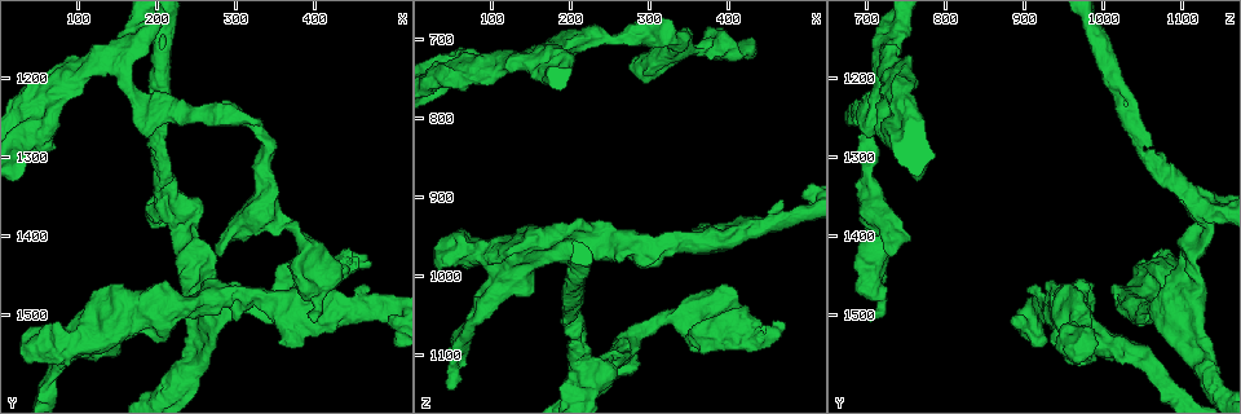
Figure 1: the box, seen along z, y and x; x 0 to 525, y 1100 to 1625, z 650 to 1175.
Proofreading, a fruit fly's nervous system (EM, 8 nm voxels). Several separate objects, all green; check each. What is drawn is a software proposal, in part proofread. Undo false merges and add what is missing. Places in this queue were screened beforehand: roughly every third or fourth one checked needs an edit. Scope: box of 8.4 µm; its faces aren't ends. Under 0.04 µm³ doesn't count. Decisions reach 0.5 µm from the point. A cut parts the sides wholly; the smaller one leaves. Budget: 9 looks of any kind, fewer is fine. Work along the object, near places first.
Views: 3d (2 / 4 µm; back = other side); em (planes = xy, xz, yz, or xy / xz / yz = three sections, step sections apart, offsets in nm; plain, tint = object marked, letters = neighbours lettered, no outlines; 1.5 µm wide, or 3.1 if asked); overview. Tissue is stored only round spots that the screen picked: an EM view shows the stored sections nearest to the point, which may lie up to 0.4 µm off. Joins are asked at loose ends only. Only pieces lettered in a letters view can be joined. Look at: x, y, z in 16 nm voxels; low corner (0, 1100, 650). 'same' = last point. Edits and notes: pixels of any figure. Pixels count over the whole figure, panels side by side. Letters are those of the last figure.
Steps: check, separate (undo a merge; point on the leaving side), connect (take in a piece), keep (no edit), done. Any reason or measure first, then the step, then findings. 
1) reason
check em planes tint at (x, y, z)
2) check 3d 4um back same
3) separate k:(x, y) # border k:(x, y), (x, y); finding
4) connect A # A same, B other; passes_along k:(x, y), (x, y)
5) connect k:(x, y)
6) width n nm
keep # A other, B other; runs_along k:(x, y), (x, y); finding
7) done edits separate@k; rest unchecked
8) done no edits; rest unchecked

closes a loop
check em xz step 4 tint at (275, 1515, 1075)

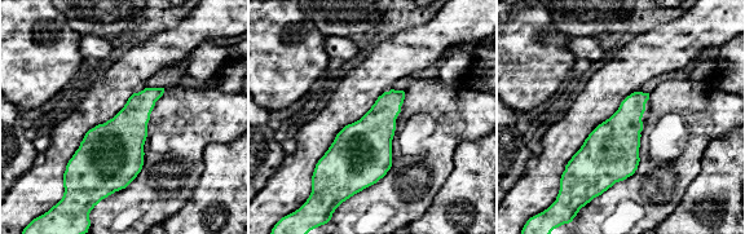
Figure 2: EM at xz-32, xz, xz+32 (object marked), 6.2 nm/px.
another direction
check em planes letters same

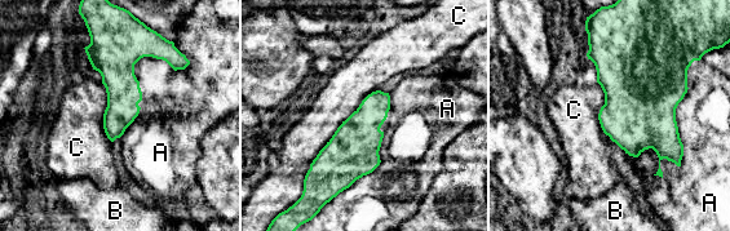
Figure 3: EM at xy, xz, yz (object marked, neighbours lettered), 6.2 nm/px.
keep # A other, B other, C other; border 3:(377, 89), (337, 128), (304, 180); continuous, no second cell

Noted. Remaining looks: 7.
an open end
check em planes plain at (410, 1430, 1090)

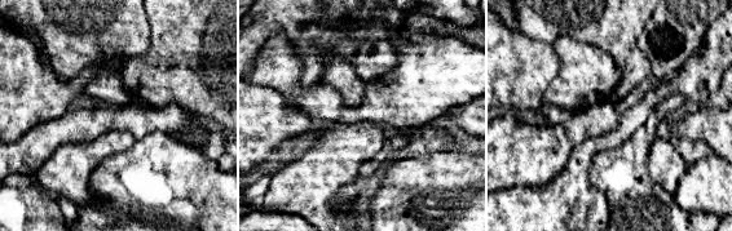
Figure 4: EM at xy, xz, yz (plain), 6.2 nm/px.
see the neighbours
check em planes letters same

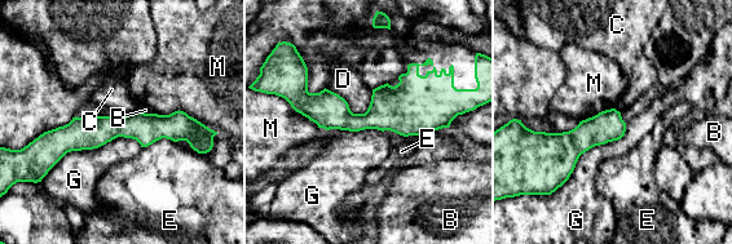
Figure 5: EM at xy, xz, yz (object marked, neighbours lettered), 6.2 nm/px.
keep # B other, C other, D other, E other, G other, M other; runs_along 5:(188, 129), (113, 127), (36, 146); no lettered piece goes on from it

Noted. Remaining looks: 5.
branch stops here
check 3d 2um back at (395, 1510, 705)

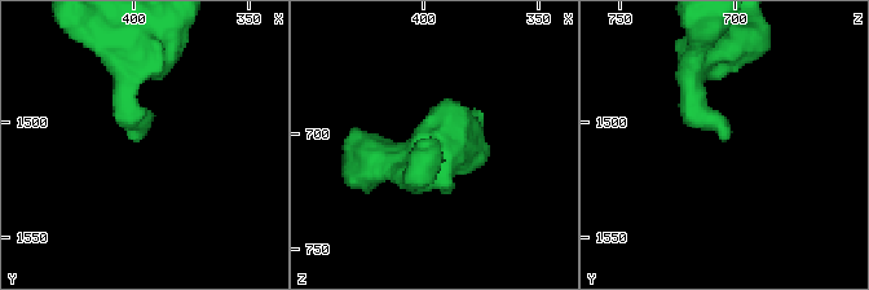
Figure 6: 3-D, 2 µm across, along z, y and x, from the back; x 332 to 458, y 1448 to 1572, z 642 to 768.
now the EM
check em xy step 8 letters at (398, 1507, 703)

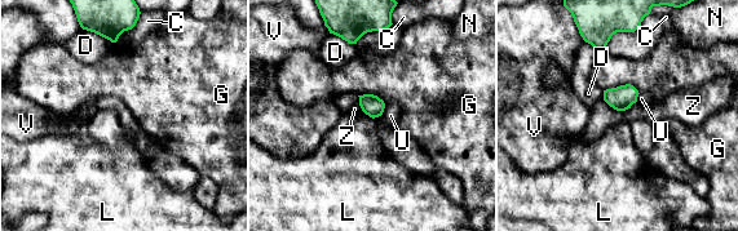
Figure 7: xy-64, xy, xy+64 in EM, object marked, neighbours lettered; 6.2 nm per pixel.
check em planes letters same

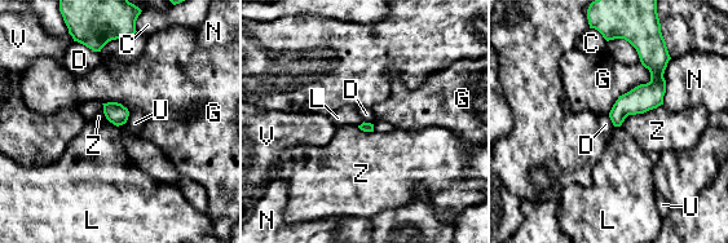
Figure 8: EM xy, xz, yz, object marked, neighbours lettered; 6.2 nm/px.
keep # C other, D other, G other, L other, N other, U other, V other, Z other; border 8:(78, 42), (98, 52); none of them fits

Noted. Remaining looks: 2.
free end
check em xz step 8 tint at (280, 1425, 730)

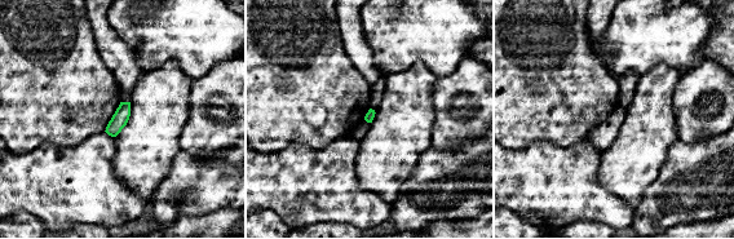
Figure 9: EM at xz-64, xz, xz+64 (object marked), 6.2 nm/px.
check em planes letters same

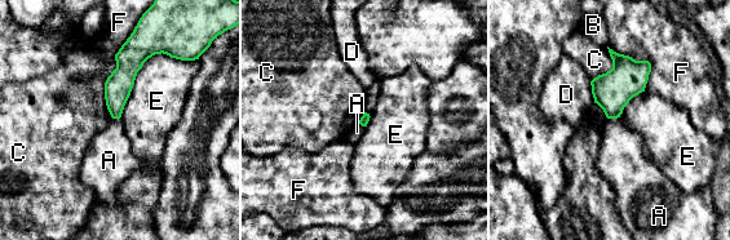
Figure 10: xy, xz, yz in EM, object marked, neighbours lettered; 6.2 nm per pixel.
keep # A other, B other, C other, D other, E other, F other; runs_along 10:(131, 43), (115, 115); none of them fits

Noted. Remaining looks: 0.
done no edits; rest unchecked

